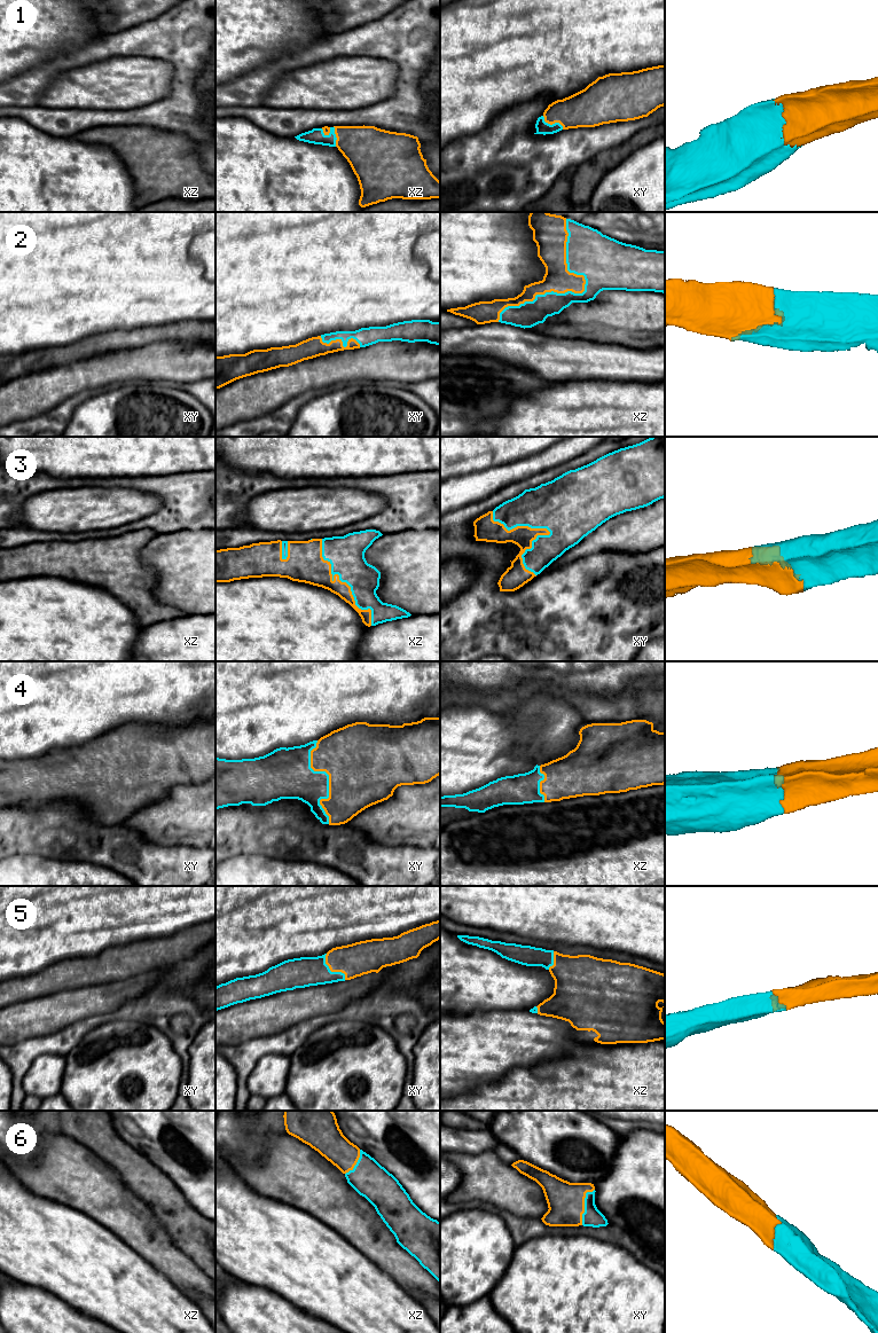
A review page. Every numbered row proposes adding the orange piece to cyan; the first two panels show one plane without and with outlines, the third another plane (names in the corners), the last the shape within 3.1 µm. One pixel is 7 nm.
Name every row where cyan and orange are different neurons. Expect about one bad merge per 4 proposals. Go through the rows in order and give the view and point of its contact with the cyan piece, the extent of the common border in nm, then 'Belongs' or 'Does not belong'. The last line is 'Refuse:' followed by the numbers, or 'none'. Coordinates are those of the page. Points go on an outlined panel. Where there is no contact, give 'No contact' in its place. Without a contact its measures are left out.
1: Touches cyan at xy (553, 124). Shared border 180 nm. Belongs
2: Touches cyan at xz (577, 293). Shared border 850 nm. Belongs
3: Touches cyan at xy (546, 527). Shared border 550 nm. Belongs
4: Touches cyan at xy (328, 779). Shared border 600 nm. Belongs
5: Touches cyan at xy (330, 971). Shared border 240 nm. Belongs
6: Touches cyan at xy (585, 1205). Shared border 280 nm. Belongs
Refuse: none

